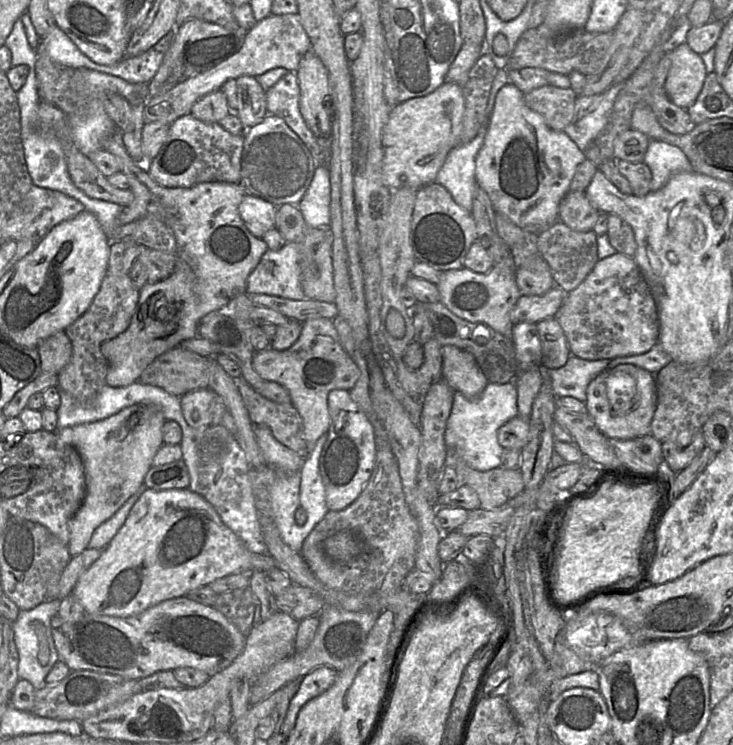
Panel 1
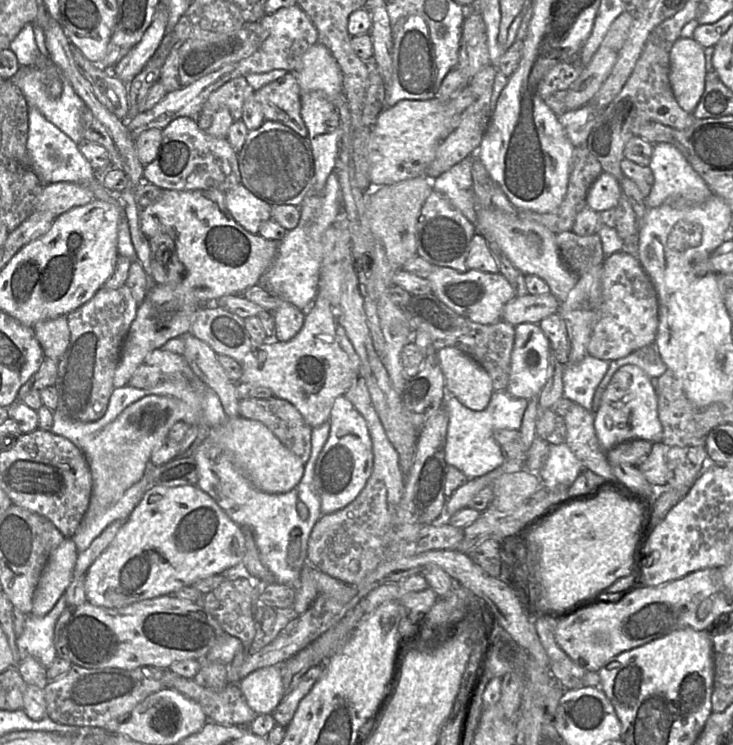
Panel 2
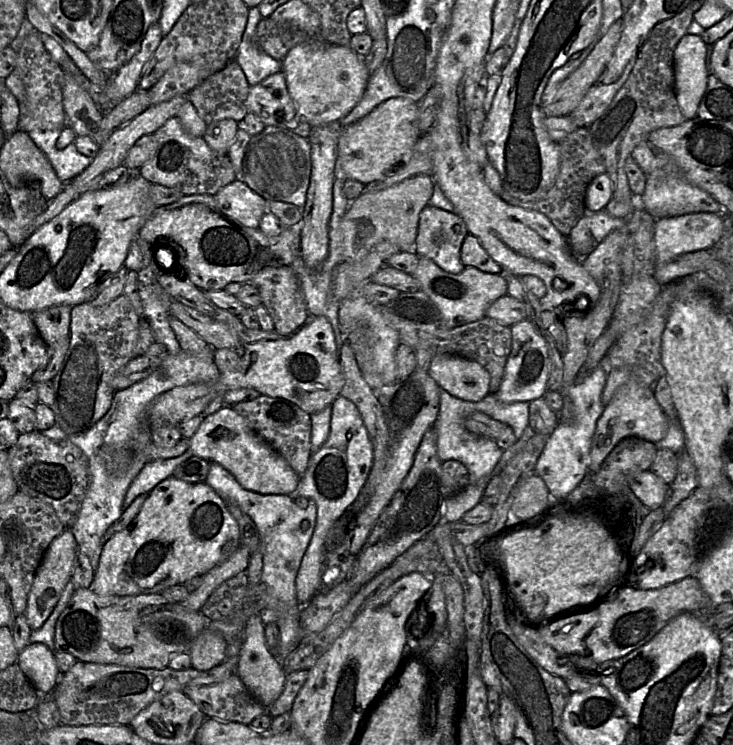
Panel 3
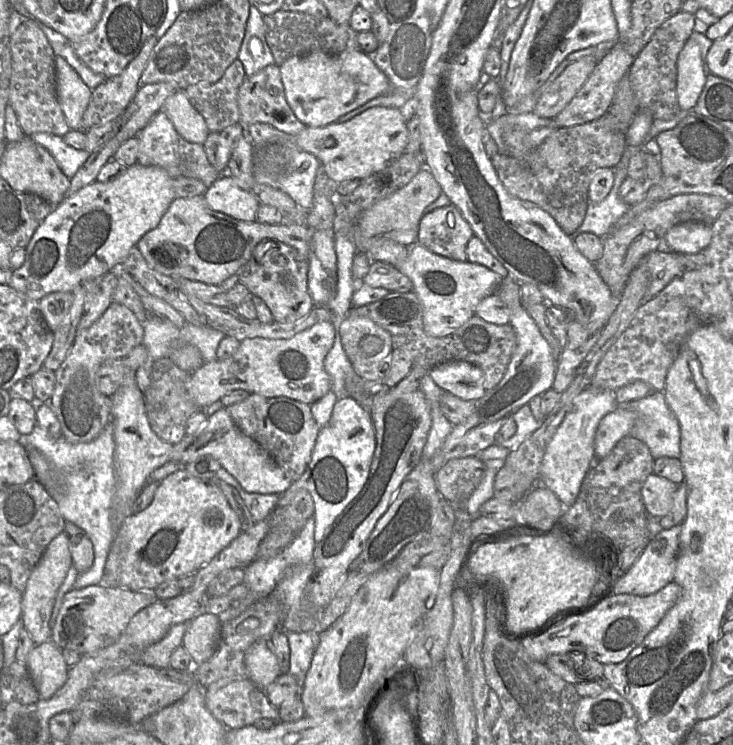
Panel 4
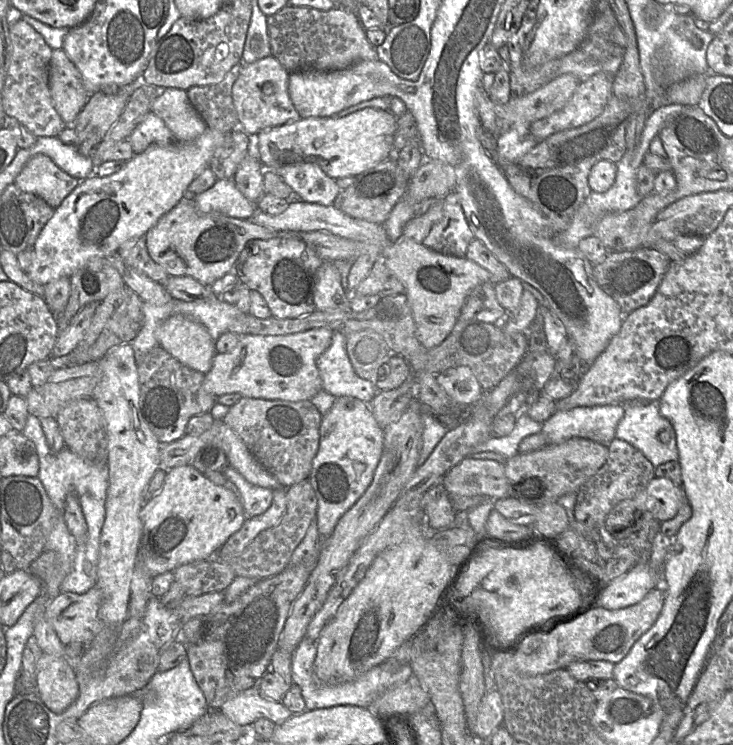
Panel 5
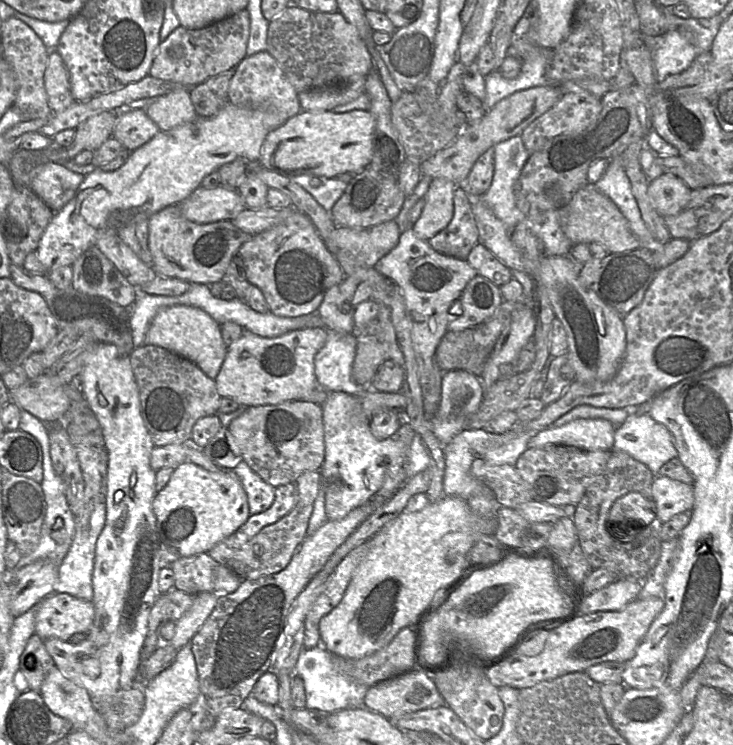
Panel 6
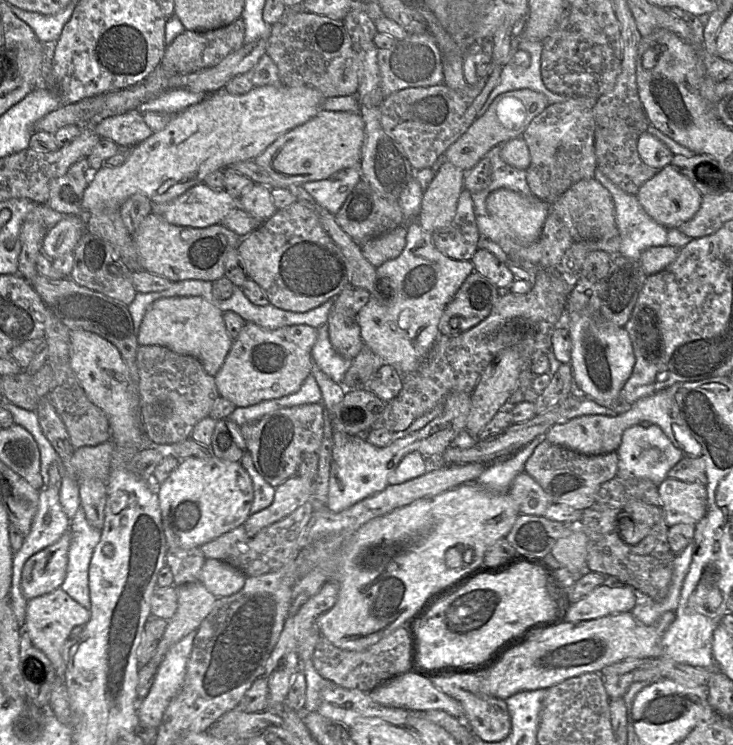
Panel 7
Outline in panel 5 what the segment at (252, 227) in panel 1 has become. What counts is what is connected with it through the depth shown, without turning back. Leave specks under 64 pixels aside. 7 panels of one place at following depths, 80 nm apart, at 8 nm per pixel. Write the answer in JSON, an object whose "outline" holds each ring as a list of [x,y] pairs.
{"outline":[[[218,179],[213,187],[201,194],[194,195],[194,200],[198,211],[203,214],[220,212],[229,217],[249,220],[257,212],[256,204],[240,192],[233,179]]]}

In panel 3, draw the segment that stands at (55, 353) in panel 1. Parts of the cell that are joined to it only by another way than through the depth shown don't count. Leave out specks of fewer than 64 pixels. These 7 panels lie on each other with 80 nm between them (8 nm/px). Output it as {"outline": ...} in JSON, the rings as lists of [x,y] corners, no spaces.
{"outline":[[[54,305],[32,313],[34,324],[47,346],[70,337],[71,310],[69,305]]]}

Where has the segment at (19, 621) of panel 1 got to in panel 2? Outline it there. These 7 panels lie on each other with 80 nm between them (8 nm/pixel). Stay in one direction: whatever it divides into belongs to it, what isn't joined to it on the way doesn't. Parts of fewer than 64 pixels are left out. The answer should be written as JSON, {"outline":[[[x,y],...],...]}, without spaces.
{"outline":[[[63,594],[45,616],[37,617],[31,613],[26,615],[24,630],[16,638],[20,660],[32,656],[46,669],[49,668],[57,657],[54,645],[55,623],[66,607],[66,598]]]}

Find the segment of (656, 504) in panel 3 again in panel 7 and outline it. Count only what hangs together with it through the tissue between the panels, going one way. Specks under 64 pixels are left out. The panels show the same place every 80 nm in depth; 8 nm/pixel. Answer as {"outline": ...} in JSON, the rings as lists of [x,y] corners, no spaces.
{"outline":[[[667,476],[657,485],[657,490],[668,528],[679,523],[695,525],[707,512],[707,490],[706,486],[701,483],[687,482]]]}

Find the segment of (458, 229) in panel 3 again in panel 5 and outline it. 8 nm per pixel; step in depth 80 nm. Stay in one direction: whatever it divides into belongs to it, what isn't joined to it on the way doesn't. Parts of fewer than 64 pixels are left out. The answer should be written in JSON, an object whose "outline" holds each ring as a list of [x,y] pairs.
{"outline":[[[452,191],[443,198],[443,216],[432,226],[430,233],[423,240],[422,244],[445,255],[466,258],[468,246],[475,238],[474,234],[465,217],[459,196]]]}

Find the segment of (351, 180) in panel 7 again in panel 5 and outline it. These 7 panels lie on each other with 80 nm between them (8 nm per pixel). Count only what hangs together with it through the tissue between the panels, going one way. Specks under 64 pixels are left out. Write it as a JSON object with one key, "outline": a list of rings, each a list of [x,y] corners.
{"outline":[[[311,162],[269,167],[262,165],[265,173],[278,175],[297,194],[300,201],[330,206],[341,192],[336,180],[327,176],[319,165]]]}

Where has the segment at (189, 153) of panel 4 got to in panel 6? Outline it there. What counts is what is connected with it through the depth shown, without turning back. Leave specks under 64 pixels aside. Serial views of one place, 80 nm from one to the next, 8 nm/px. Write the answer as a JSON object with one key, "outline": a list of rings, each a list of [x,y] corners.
{"outline":[[[130,107],[118,111],[113,137],[126,149],[134,151],[149,142],[160,131],[146,110]]]}

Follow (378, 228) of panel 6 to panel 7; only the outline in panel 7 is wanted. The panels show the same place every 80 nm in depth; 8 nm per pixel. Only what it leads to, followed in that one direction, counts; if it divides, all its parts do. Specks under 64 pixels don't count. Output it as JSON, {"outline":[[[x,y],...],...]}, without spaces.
{"outline":[[[398,226],[392,231],[371,238],[361,244],[365,259],[374,267],[397,258],[406,244],[407,226]]]}

